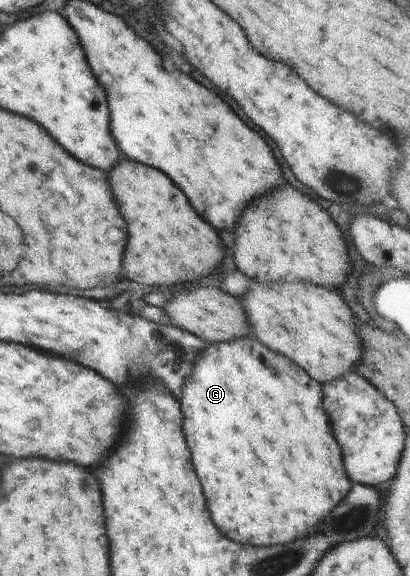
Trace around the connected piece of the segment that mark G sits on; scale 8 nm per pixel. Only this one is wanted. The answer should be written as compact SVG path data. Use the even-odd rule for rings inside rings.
M255 336L208 344L197 356L184 386L183 432L213 522L223 536L254 547L305 538L315 532L323 516L351 490L352 482L343 470L341 450L323 410L322 385L306 375L293 360L272 352Z

